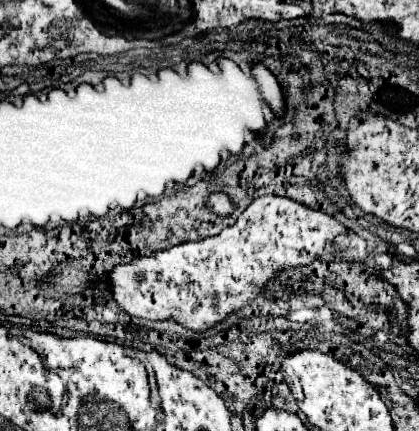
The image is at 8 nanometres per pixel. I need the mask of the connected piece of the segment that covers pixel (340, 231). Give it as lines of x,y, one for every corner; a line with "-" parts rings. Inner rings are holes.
267,195
255,199
241,215
239,219
223,229
217,237
209,237
195,243
183,243
177,247
169,247
163,251
157,251
153,257
137,257
135,261
127,265
117,265
111,273
111,285
113,285
113,297
115,301
129,313
141,319
175,319
181,325
203,331
217,321
221,321
227,313
241,309
245,303
253,301
253,297
259,293
259,289
279,271
285,267
301,267
309,265
315,259
321,261
363,261
367,257
365,239
361,239
355,231
347,229
343,223
339,223
335,217
311,209
295,199
279,197
279,195

